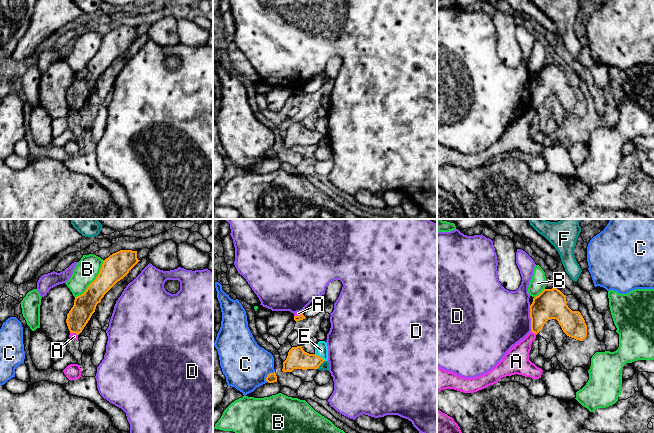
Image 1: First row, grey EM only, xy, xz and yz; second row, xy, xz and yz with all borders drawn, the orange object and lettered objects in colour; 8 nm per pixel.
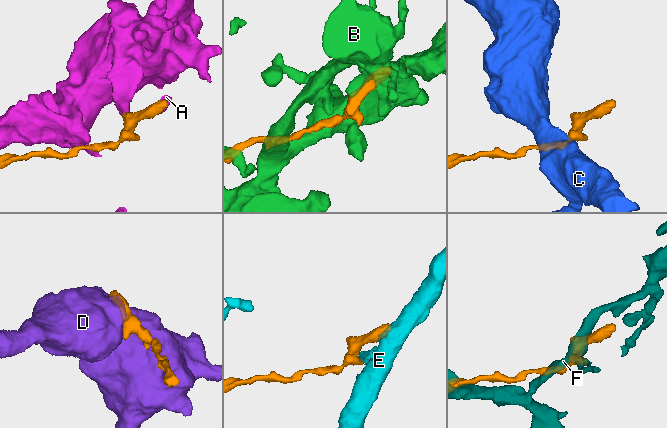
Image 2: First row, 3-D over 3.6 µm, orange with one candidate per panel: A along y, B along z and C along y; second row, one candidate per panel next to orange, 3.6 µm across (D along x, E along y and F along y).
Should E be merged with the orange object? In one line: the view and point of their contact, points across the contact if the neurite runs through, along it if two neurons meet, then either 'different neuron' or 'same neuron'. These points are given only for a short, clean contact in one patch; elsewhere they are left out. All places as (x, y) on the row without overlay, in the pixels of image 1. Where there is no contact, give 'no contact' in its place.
xz (320, 133) | along xz (315, 129), (325, 136) | different neuron

